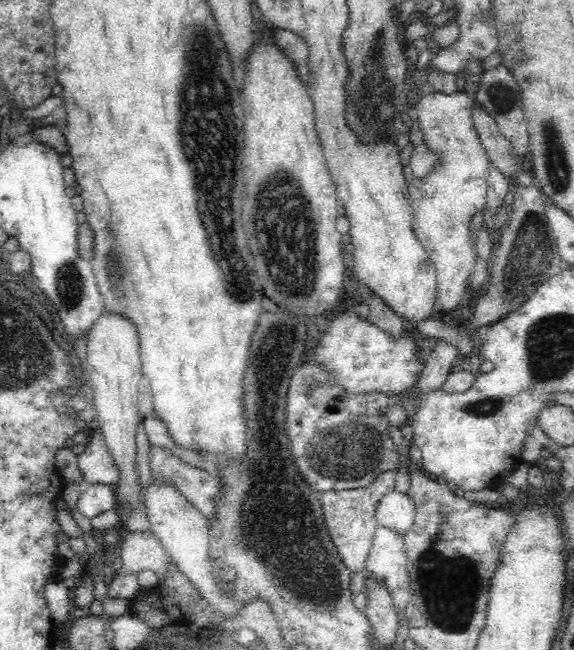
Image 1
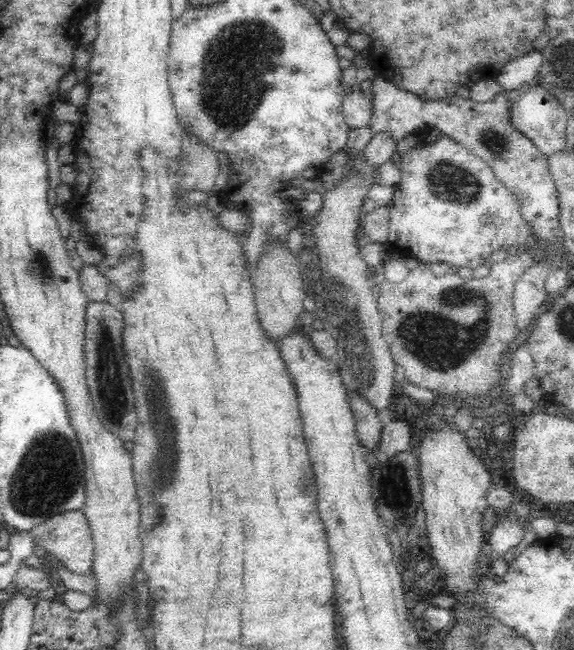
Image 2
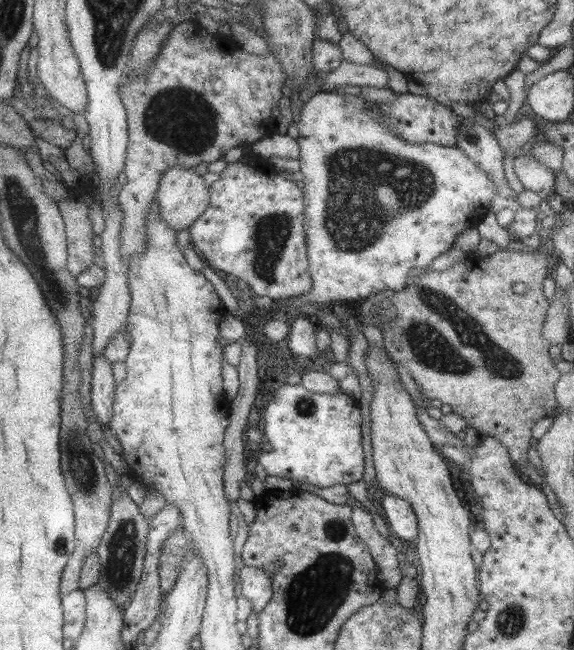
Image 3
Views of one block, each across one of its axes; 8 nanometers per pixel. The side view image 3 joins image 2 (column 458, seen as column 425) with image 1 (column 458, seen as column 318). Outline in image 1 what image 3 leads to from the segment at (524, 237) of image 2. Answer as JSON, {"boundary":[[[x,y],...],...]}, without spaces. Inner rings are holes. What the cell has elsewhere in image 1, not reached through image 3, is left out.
{"boundary":[[[433,91],[422,98],[414,106],[417,111],[417,122],[422,130],[423,143],[431,153],[432,162],[426,176],[407,186],[413,208],[412,226],[418,240],[426,249],[437,271],[437,305],[440,310],[456,311],[467,302],[469,292],[467,283],[475,270],[476,247],[470,239],[470,222],[476,212],[484,212],[486,208],[486,172],[490,165],[489,156],[482,146],[478,131],[472,120],[472,99],[463,91],[444,94]]]}

